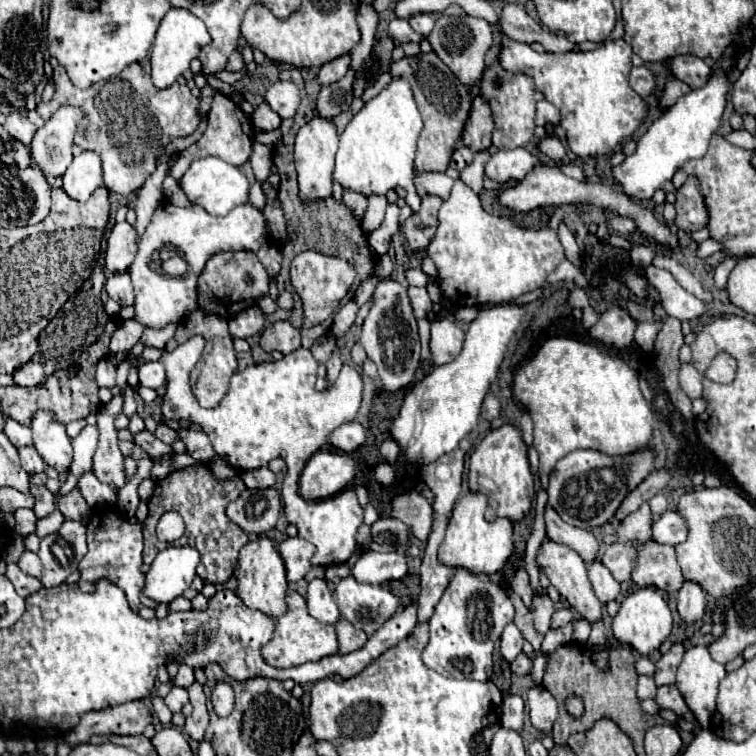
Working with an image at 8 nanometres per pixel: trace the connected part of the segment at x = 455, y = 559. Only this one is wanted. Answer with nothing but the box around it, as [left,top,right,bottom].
[439,492,513,574]

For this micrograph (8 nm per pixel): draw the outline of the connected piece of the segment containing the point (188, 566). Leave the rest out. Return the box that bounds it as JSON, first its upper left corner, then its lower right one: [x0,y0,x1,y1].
[145,546,199,602]

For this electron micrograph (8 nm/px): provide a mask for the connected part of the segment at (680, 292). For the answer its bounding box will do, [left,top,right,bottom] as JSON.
[647,266,707,322]

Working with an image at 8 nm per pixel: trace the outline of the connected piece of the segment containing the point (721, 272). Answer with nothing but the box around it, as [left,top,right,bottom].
[715,256,743,290]

